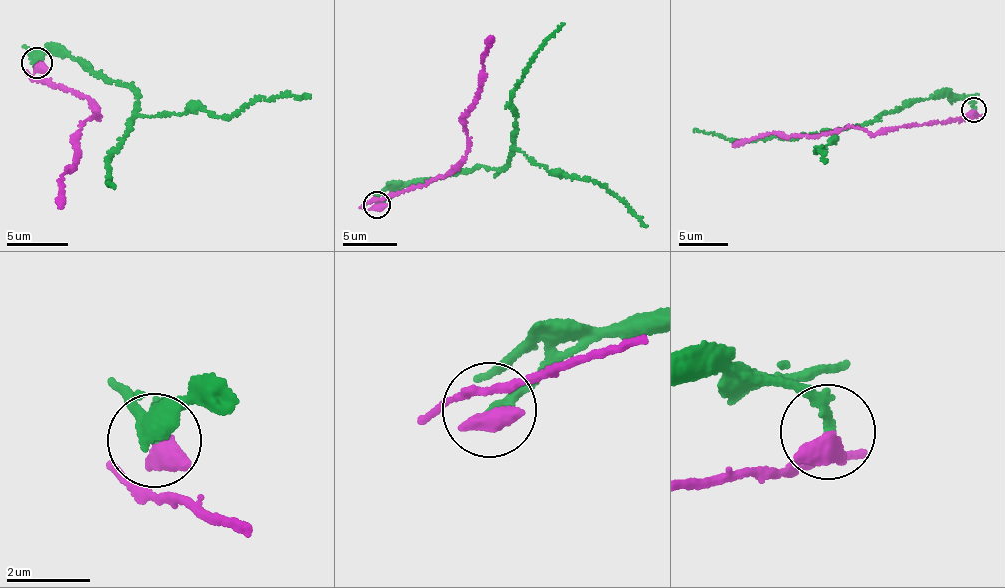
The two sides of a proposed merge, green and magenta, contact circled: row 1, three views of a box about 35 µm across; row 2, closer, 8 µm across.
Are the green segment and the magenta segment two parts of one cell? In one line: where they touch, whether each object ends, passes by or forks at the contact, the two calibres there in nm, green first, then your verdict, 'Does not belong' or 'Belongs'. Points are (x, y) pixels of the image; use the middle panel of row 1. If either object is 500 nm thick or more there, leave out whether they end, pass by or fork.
Place: (377, 205). Thickness 200 nm (green) against 550 nm. Does not belong

